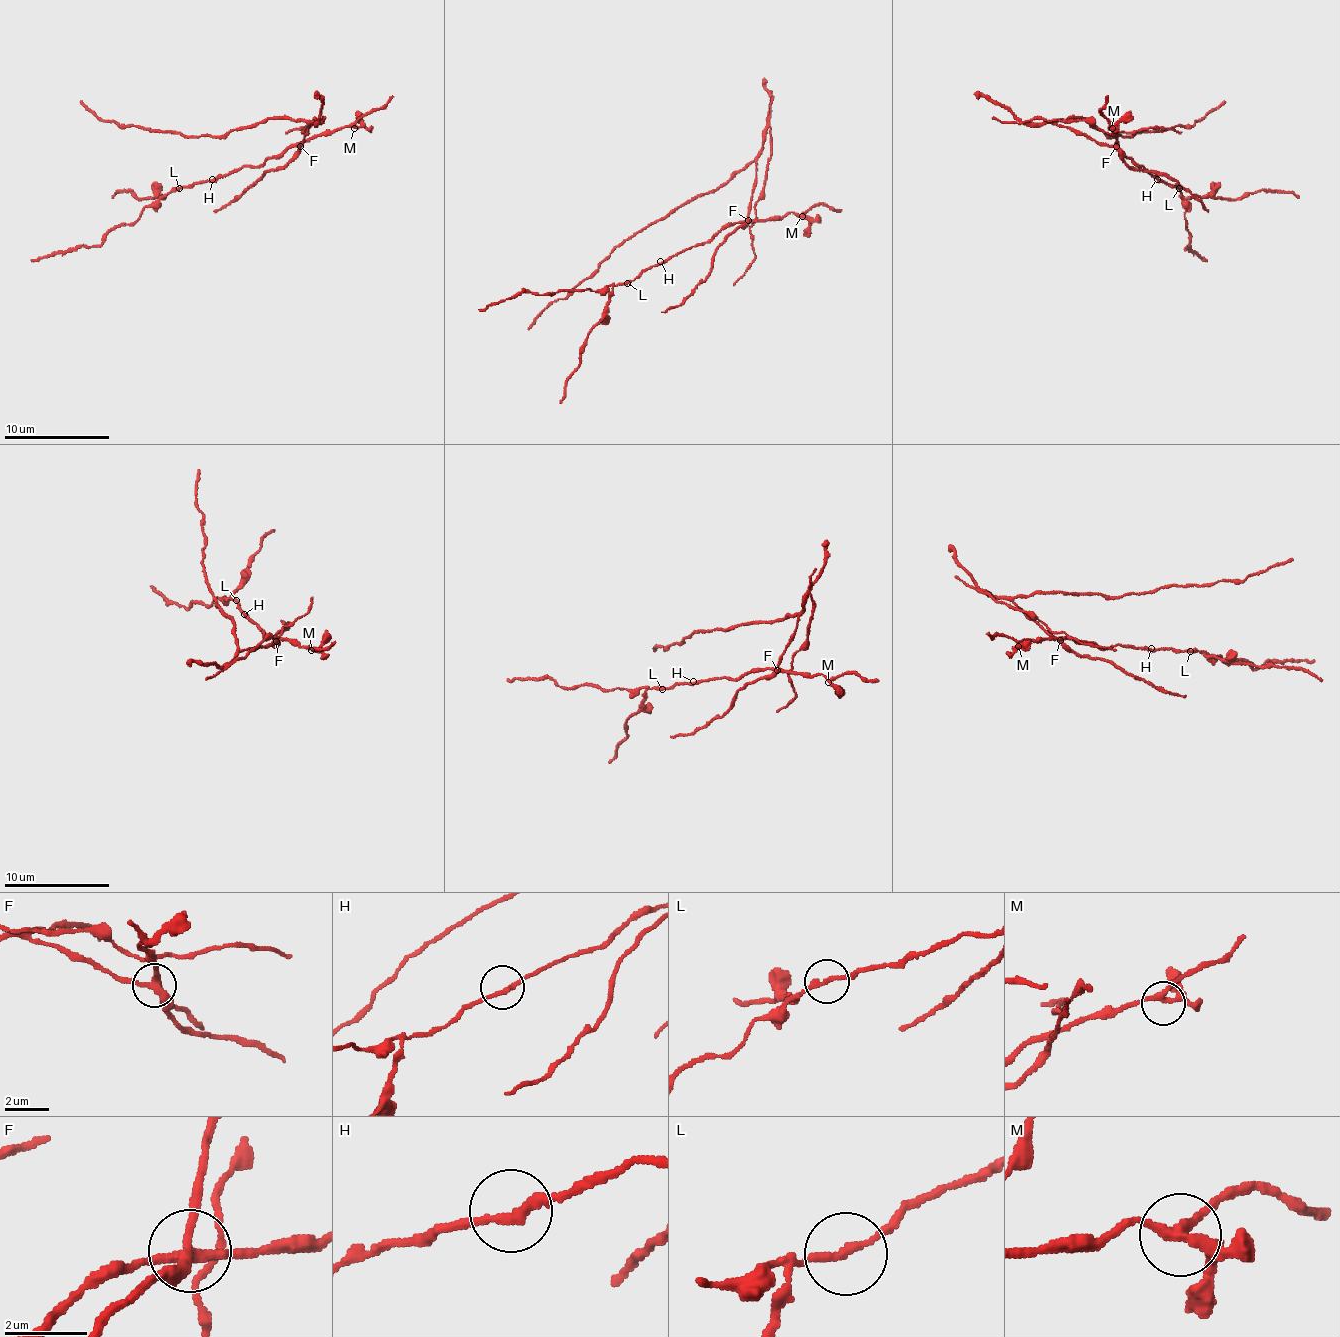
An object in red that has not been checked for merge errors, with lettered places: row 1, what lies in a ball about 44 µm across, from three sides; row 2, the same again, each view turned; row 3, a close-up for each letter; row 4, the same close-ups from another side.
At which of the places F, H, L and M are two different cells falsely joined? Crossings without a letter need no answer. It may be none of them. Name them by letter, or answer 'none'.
F, L

